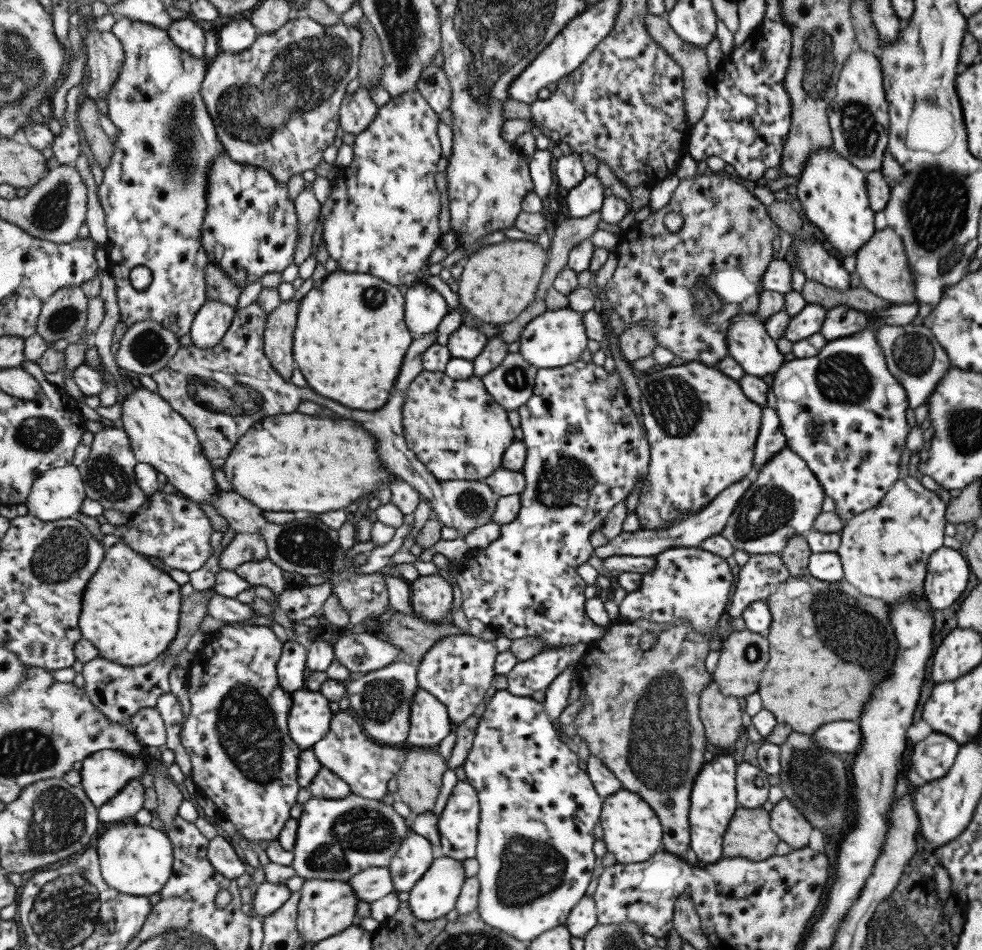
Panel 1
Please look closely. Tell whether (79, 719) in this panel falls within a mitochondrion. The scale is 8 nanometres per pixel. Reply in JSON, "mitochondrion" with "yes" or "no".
{"mitochondrion":"no"}

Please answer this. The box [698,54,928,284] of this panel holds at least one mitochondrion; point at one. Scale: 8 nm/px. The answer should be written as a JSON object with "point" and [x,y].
{"point":[860,129]}

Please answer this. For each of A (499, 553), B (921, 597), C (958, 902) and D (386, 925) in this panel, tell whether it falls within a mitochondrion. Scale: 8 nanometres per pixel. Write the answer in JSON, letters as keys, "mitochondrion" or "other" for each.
{"A":"other","B":"other","C":"other","D":"other"}

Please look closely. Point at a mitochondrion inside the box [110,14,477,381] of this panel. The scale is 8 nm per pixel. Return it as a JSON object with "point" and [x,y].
{"point":[307,72]}

